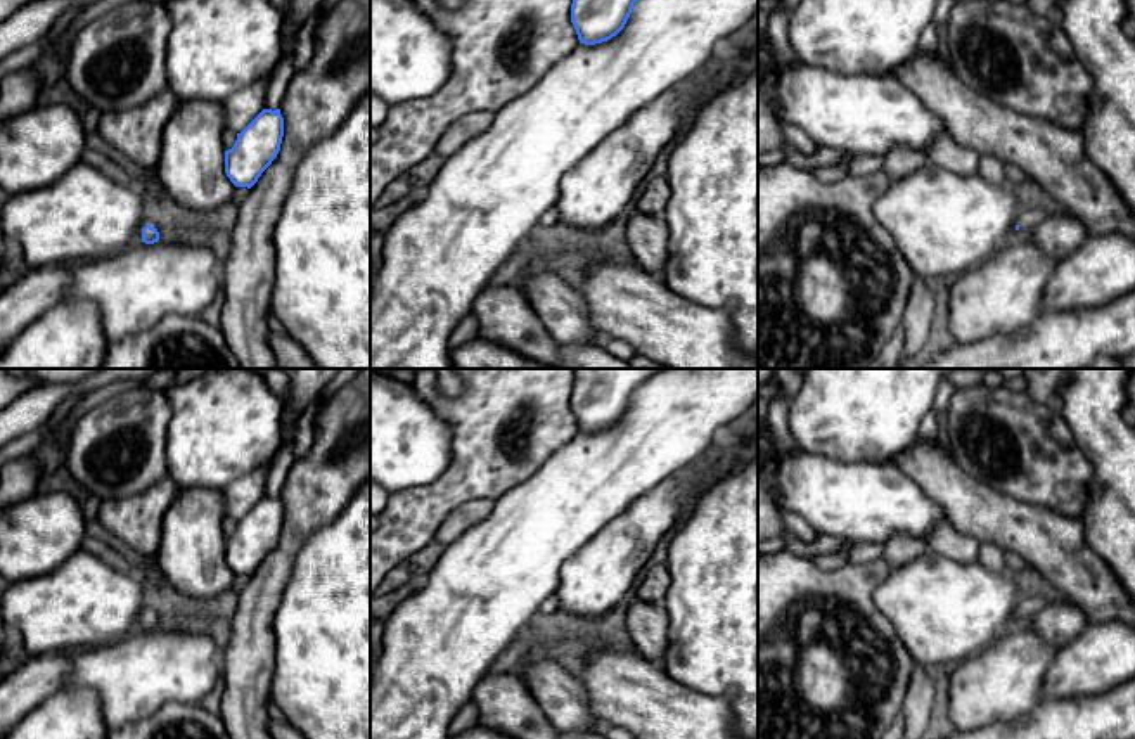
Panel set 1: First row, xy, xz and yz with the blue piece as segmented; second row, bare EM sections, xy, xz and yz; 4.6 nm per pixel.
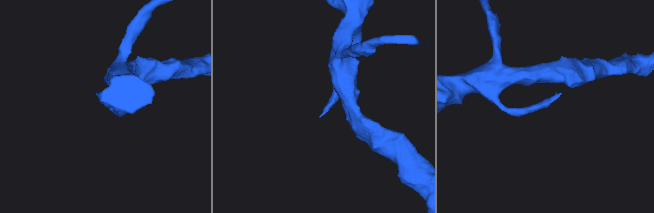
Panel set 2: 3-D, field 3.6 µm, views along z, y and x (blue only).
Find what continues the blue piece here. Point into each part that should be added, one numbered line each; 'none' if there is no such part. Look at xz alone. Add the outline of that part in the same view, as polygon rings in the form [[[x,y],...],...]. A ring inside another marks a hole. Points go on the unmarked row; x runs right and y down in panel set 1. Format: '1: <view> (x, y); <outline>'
none

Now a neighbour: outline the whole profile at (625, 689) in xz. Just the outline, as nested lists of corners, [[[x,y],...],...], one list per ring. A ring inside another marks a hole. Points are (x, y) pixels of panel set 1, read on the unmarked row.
[[[609,640],[583,654],[571,672],[583,685],[602,729],[623,727],[635,739],[744,739],[721,699],[677,682],[661,663],[652,663],[638,652],[626,652]]]

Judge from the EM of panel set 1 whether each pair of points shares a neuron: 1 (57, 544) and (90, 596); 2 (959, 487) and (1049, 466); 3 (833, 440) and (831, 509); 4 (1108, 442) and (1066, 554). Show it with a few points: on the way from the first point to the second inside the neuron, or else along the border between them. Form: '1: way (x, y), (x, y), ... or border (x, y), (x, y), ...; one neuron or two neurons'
1: border (82, 546), (51, 571), (30, 577); two neurons
2: border (954, 456), (968, 473), (1021, 501); two neurons
3: border (801, 449), (843, 461), (872, 462); two neurons
4: border (1080, 518), (1087, 544), (1099, 554); two neurons

